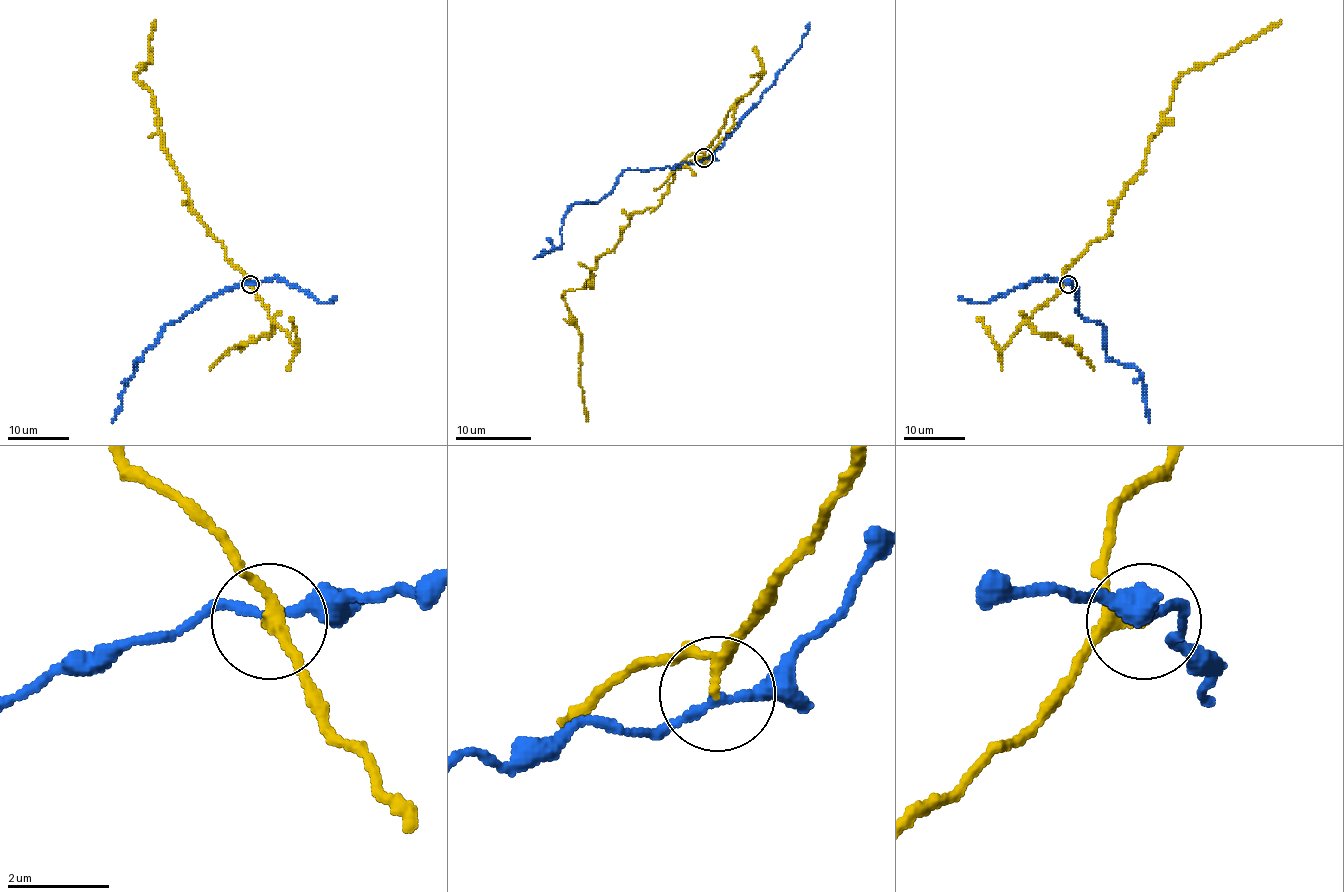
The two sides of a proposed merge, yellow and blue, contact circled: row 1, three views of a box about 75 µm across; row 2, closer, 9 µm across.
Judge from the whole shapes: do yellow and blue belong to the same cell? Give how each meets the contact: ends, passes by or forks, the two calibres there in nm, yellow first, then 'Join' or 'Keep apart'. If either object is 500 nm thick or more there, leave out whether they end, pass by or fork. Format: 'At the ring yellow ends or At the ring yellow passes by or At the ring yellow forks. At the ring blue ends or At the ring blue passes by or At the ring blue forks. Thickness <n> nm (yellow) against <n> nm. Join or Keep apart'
At the ring yellow passes by. At the ring blue passes by. Thickness 220 nm (yellow) against 180 nm. Keep apart

